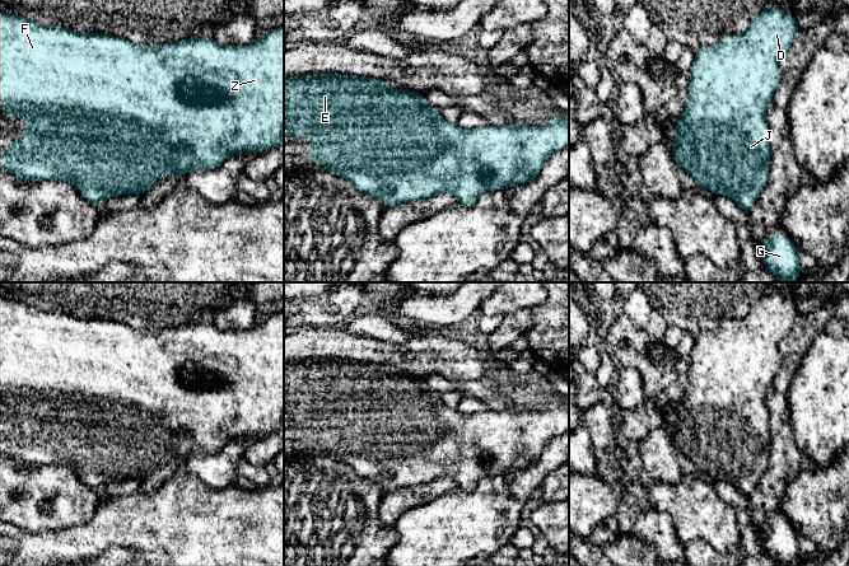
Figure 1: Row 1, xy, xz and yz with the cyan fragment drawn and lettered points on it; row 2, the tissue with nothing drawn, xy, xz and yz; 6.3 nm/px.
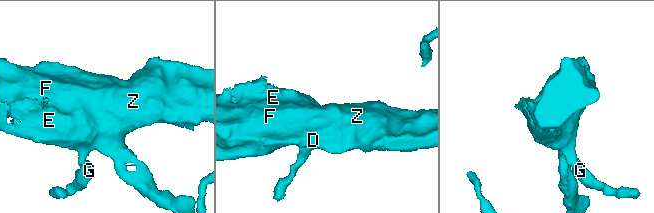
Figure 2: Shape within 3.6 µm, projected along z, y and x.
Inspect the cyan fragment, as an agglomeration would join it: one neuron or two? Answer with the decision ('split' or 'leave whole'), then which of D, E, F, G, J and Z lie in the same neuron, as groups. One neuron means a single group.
leave whole | D E F G J Z

